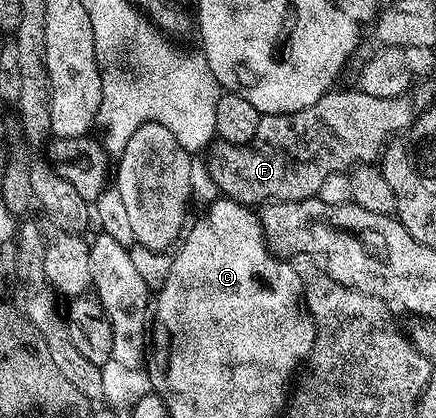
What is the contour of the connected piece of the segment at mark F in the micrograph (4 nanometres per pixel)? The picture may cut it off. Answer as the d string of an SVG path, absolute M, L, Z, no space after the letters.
M357 88L338 89L331 89L330 93L316 100L316 104L300 112L264 114L260 128L256 128L256 136L246 146L221 140L211 142L205 155L206 170L218 189L217 193L251 208L261 207L271 200L301 202L305 198L315 197L320 184L324 184L328 176L349 171L355 164L377 163L388 139L409 130L412 121L409 97L381 98L368 96Z

